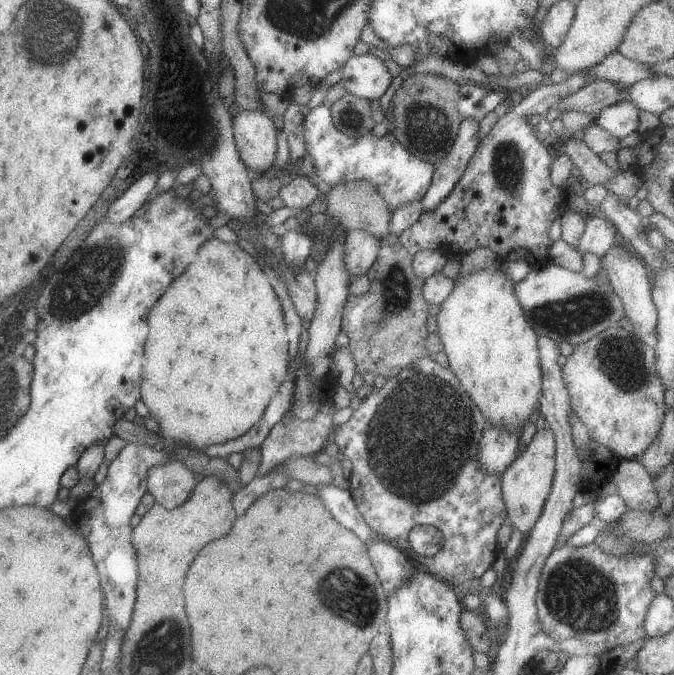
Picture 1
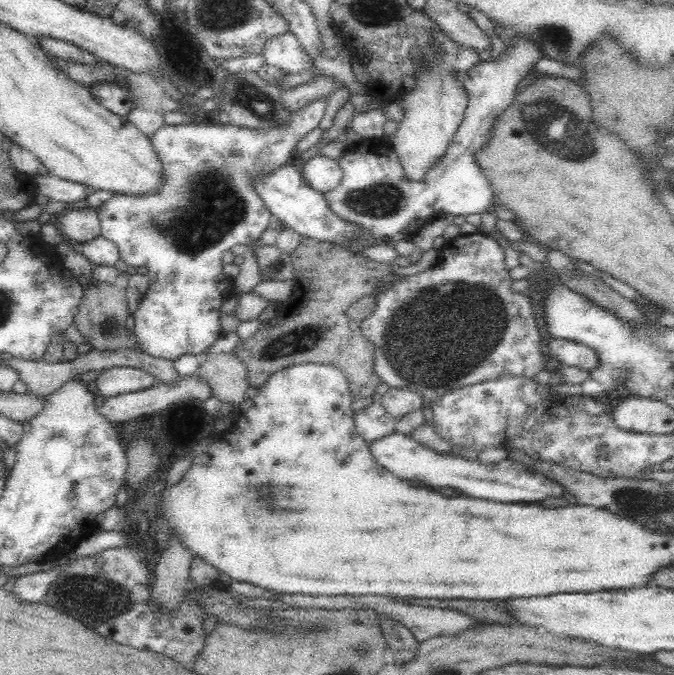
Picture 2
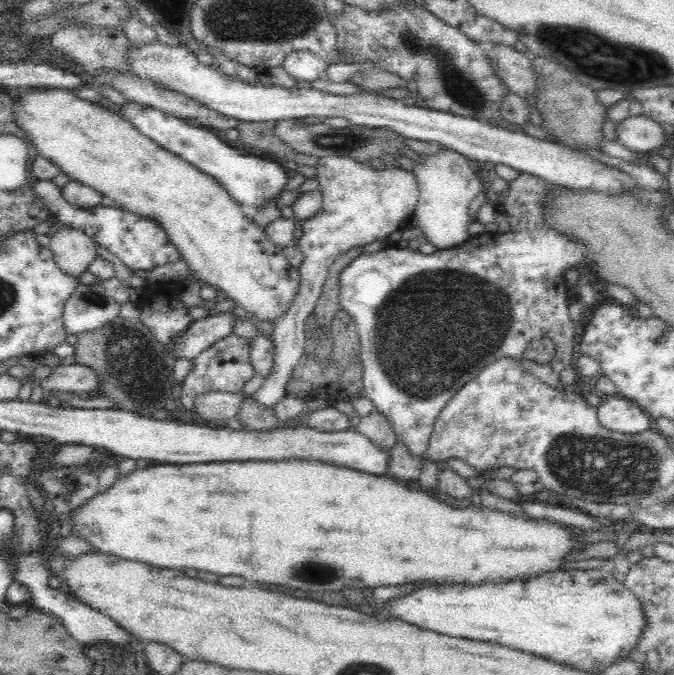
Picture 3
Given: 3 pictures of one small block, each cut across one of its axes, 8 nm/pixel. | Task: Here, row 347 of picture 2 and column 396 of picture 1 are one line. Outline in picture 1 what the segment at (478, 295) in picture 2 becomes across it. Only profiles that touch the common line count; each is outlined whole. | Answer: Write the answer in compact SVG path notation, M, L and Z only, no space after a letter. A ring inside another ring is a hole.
M428 356L403 367L382 388L374 387L360 407L353 410L348 422L336 426L332 434L339 450L352 462L349 491L371 530L393 542L414 564L423 570L428 568L429 573L448 585L458 586L481 577L493 566L501 550L496 536L500 526L508 522L501 477L486 472L478 462L480 439L488 425L456 375ZM422 525L434 526L444 535L443 548L431 557L416 553L408 541L410 530Z

